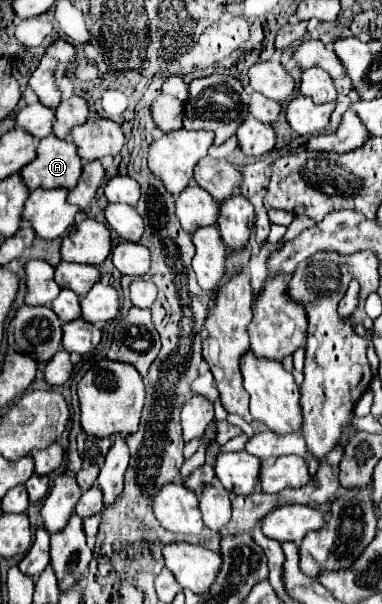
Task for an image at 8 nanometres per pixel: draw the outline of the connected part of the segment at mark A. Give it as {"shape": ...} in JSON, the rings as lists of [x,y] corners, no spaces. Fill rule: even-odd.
{"shape":[[[47,136],[39,140],[37,158],[21,168],[23,182],[29,190],[37,188],[69,188],[77,186],[81,178],[83,162],[77,156],[71,140],[61,140],[57,136]]]}

